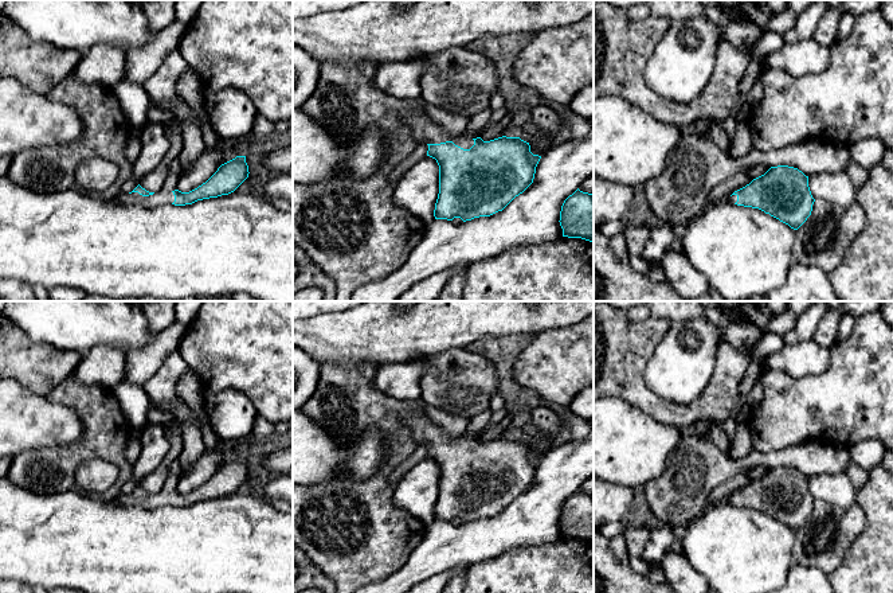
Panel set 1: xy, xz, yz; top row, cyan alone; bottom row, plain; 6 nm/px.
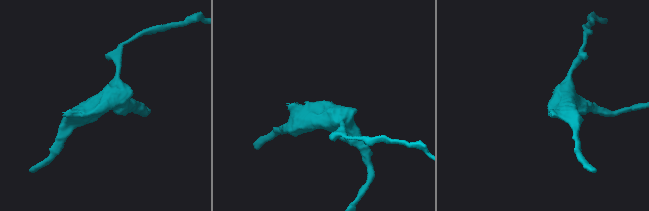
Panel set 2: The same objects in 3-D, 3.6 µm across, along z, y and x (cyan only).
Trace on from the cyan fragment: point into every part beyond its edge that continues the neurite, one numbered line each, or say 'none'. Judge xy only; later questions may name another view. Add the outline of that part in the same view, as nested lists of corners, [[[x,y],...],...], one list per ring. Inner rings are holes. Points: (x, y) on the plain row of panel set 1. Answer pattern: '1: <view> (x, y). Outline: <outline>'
1: xy (159, 499). Outline: [[[160,491],[153,496],[142,498],[138,493],[117,496],[114,502],[125,507],[142,507],[142,508],[157,508],[162,506],[172,506],[175,503],[175,496],[172,492]]]

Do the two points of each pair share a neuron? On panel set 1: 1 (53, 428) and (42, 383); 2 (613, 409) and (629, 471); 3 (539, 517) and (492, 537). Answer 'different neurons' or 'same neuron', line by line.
1: different neurons
2: same neuron
3: same neuron

